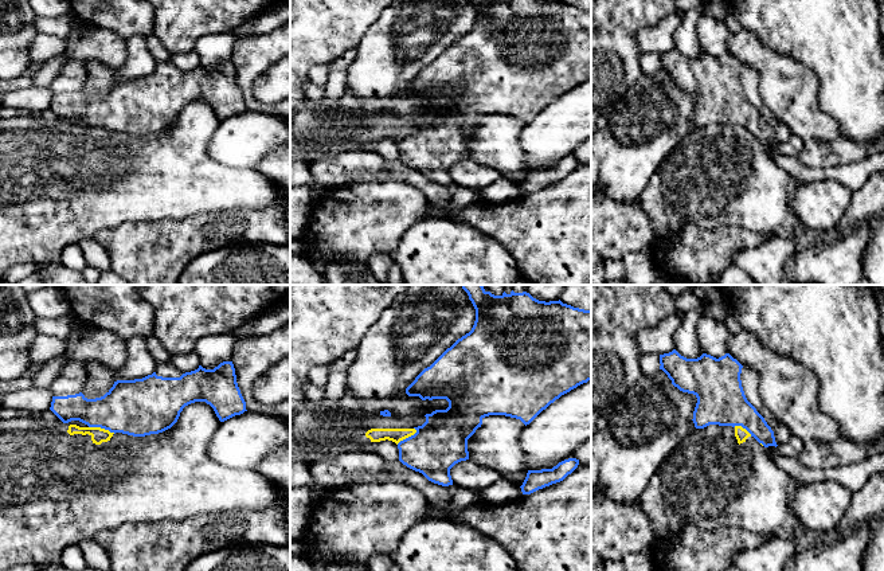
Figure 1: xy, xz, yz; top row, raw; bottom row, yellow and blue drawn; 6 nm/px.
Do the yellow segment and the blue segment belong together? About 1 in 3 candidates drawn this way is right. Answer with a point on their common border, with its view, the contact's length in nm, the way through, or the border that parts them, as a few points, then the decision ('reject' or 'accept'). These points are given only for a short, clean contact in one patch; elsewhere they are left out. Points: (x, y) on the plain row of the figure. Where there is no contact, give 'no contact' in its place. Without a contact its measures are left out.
meets yellow in xy at (102, 128); contact 170 nm long; border along xy (89, 125), (100, 125), (114, 132); reject

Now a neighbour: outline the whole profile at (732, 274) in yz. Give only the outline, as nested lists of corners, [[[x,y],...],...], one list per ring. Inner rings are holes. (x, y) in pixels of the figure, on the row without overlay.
[[[731,265],[721,271],[716,285],[756,285],[755,281],[743,269]]]

